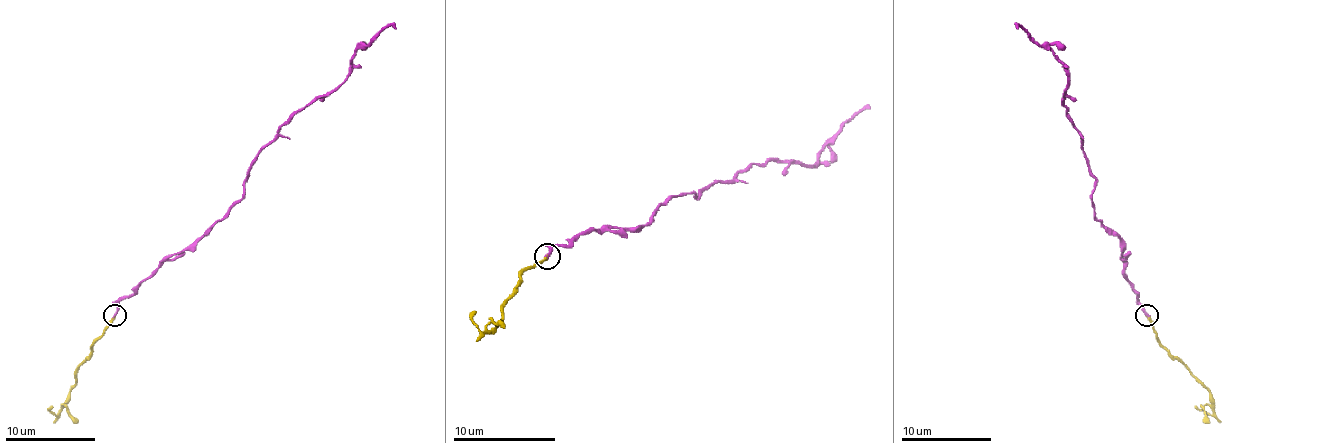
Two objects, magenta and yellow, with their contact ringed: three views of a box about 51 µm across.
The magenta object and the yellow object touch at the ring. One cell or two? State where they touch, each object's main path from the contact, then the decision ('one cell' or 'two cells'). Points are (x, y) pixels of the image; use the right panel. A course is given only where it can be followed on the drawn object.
(1147, 315) | magenta via (1146, 315), (1124, 271), (1124, 244), (1095, 217), (1095, 179), (1081, 134), (1065, 114), (1065, 67), (1016, 29) | yellow via (1146, 315), (1155, 338), (1209, 392), (1213, 412), (1207, 414), (1195, 405) | one cell

